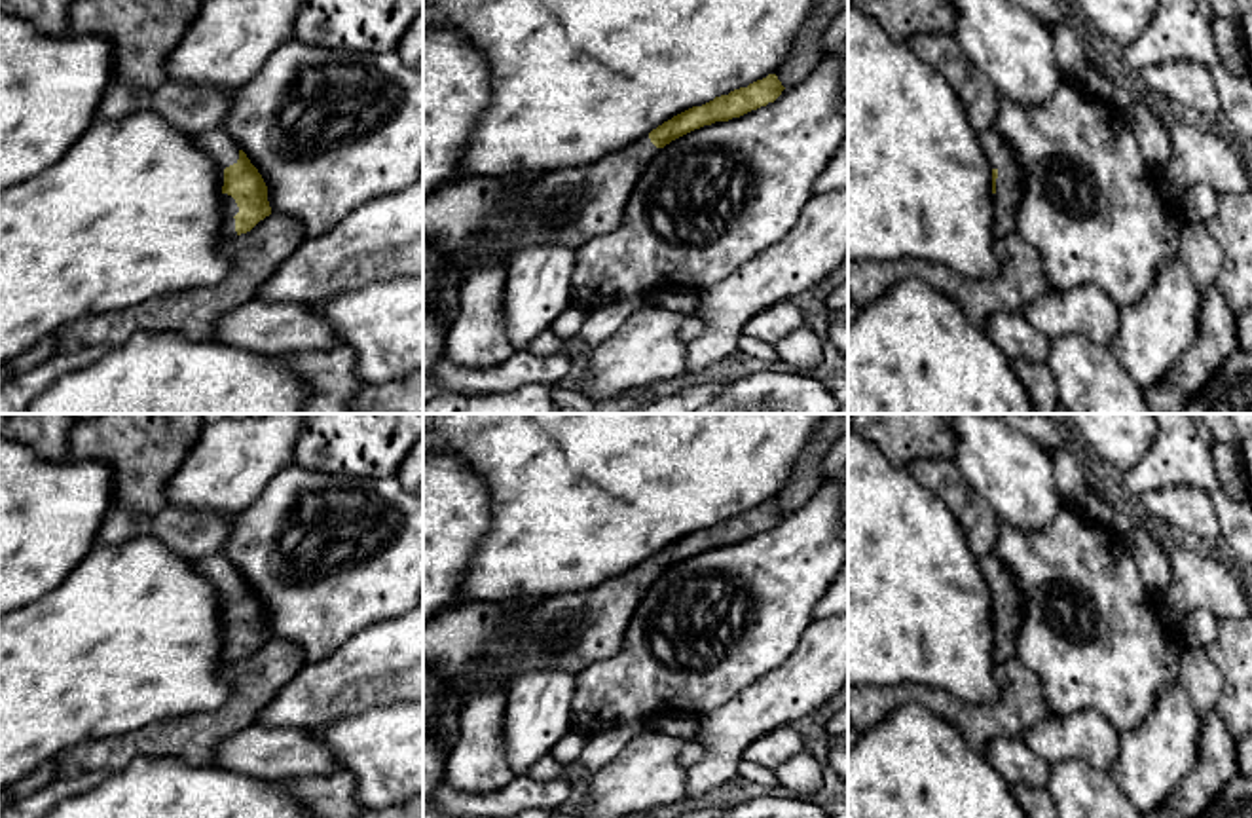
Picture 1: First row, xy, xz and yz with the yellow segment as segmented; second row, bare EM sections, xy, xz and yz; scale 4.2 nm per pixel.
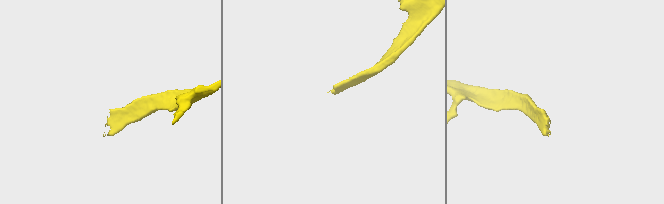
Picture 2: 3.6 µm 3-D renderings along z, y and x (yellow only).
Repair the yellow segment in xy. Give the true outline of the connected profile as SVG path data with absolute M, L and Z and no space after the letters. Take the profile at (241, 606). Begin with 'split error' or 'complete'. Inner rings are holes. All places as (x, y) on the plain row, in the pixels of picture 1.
split error | M220 552L192 562L209 581L222 609L222 657L228 662L250 657L271 640L267 611L237 567Z

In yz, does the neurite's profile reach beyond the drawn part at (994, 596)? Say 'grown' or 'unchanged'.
grown

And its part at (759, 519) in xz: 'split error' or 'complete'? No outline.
split error

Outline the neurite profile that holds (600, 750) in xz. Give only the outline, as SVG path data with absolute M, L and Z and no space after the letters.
M643 717L588 738L577 761L580 761L588 771L596 772L611 763L639 733L653 729L653 721L654 719L651 717Z

